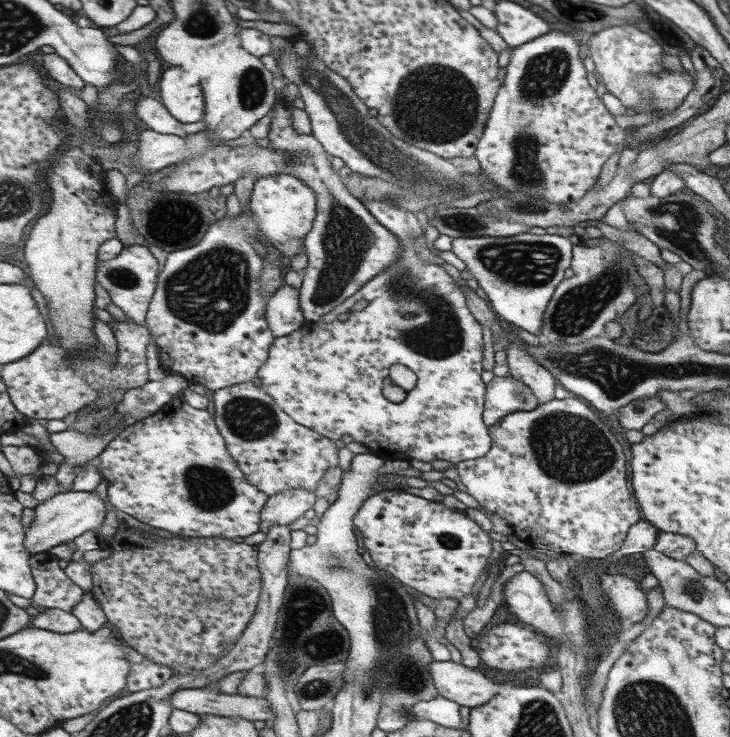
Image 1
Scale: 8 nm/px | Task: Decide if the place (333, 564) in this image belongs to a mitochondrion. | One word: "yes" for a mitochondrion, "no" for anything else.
yes

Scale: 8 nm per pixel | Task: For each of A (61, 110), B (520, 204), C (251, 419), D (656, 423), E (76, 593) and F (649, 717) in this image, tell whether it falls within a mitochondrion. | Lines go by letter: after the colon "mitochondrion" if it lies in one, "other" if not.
A: other
B: mitochondrion
C: mitochondrion
D: other
E: other
F: mitochondrion

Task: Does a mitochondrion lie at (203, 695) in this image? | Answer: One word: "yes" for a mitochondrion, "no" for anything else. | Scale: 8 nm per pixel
no

